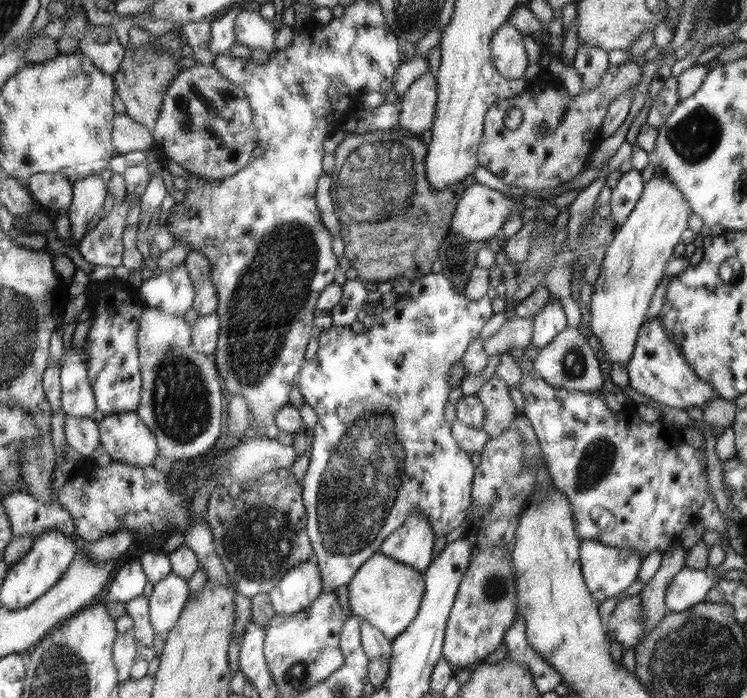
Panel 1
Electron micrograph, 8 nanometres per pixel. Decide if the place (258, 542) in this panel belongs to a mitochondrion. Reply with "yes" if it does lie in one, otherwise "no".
yes

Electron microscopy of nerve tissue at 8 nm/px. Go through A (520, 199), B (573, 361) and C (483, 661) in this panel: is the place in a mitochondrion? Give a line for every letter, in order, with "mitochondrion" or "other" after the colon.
A: other
B: mitochondrion
C: other

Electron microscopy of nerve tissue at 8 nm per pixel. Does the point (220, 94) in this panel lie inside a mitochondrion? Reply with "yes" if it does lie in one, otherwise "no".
yes

